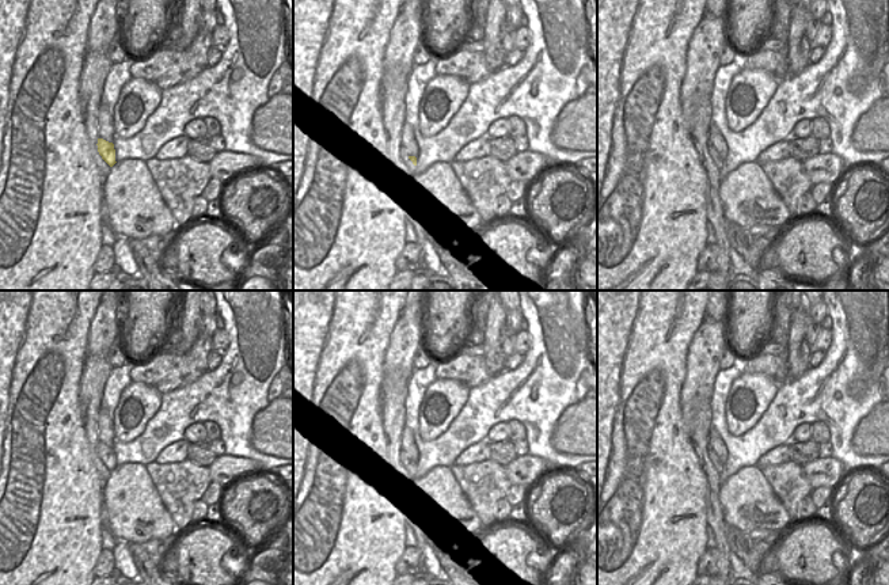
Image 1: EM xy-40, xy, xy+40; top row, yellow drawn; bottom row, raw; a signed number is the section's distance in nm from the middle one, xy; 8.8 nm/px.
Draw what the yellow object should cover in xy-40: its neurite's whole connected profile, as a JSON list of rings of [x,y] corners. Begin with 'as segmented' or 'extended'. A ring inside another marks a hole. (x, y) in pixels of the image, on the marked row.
as segmented; [[[98,138],[98,152],[102,156],[102,159],[110,166],[113,167],[117,162],[115,162],[115,149],[114,149],[114,144],[109,143],[103,138]]]

